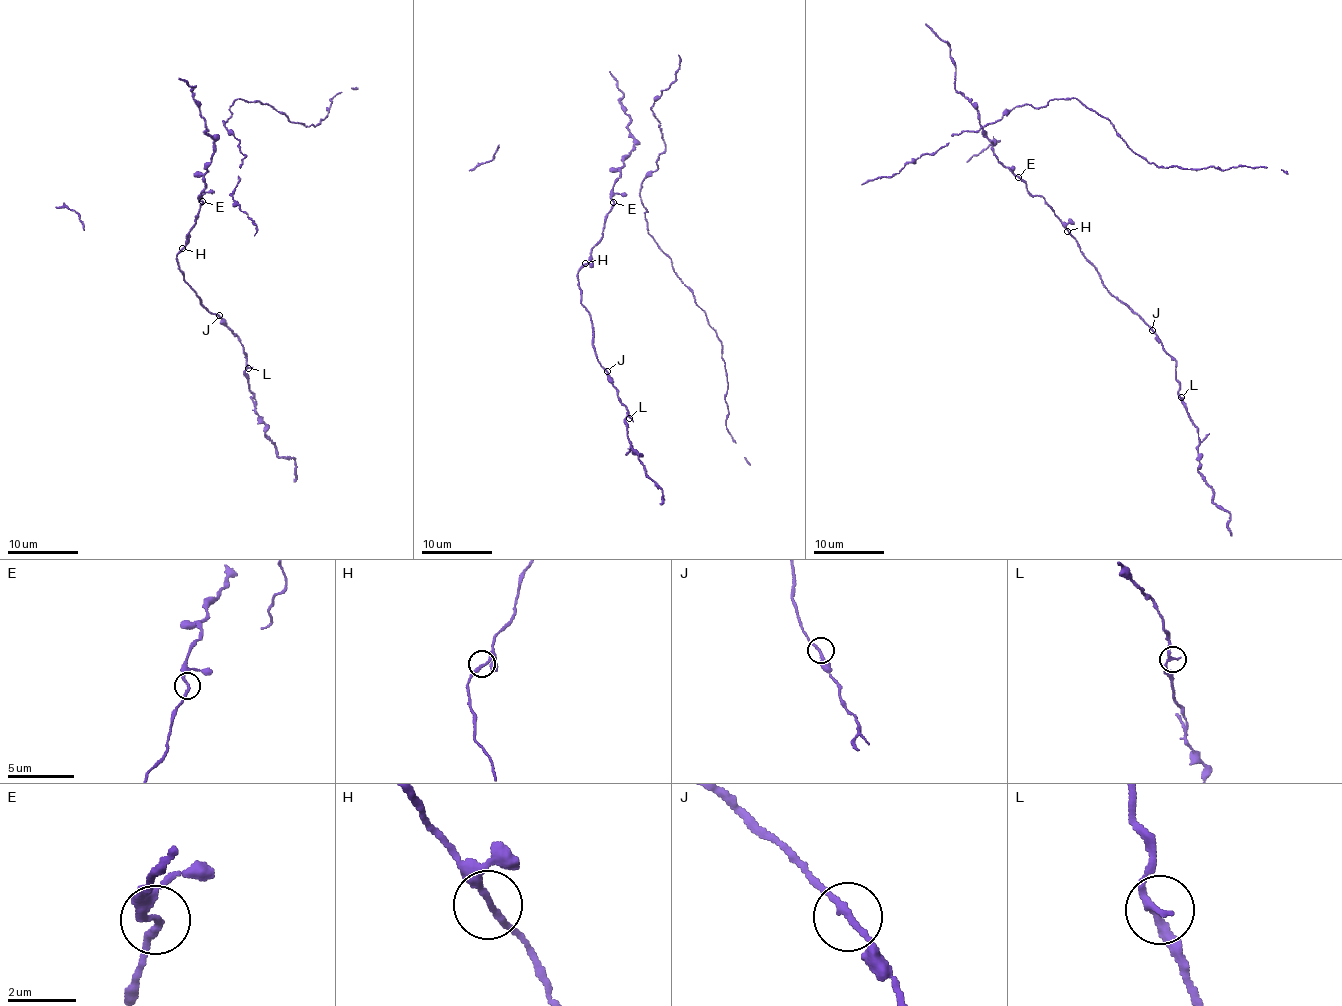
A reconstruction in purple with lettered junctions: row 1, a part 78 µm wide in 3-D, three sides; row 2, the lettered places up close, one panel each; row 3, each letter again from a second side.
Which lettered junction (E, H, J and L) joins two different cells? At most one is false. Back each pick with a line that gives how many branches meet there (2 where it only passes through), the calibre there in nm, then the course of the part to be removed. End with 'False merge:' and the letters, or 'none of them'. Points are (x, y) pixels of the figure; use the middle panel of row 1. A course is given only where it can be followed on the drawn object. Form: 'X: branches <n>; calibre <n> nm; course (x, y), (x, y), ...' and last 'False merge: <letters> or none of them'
False merge: none of them

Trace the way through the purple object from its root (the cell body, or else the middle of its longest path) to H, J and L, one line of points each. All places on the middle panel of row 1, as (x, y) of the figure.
H: (611, 197), (612, 208), (604, 220), (601, 237), (585, 263)
J: (611, 197), (601, 237), (579, 272), (577, 285), (592, 324), (596, 358), (607, 371)
L: (611, 197), (601, 237), (579, 272), (577, 285), (592, 324), (596, 358), (629, 418)

